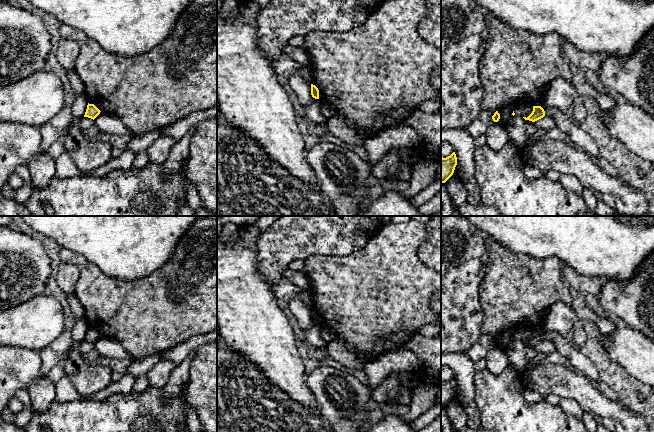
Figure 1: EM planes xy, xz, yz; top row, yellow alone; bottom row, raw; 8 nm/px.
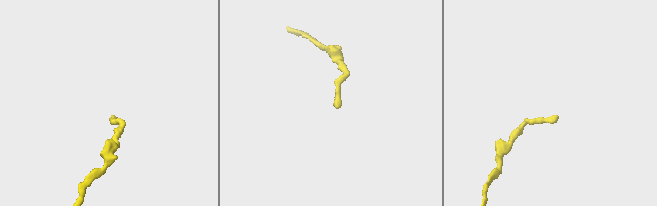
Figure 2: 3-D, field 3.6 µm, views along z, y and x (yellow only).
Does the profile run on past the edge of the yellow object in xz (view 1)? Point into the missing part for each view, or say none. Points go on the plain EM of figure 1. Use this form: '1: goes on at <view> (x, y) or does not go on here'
1: does not go on here

